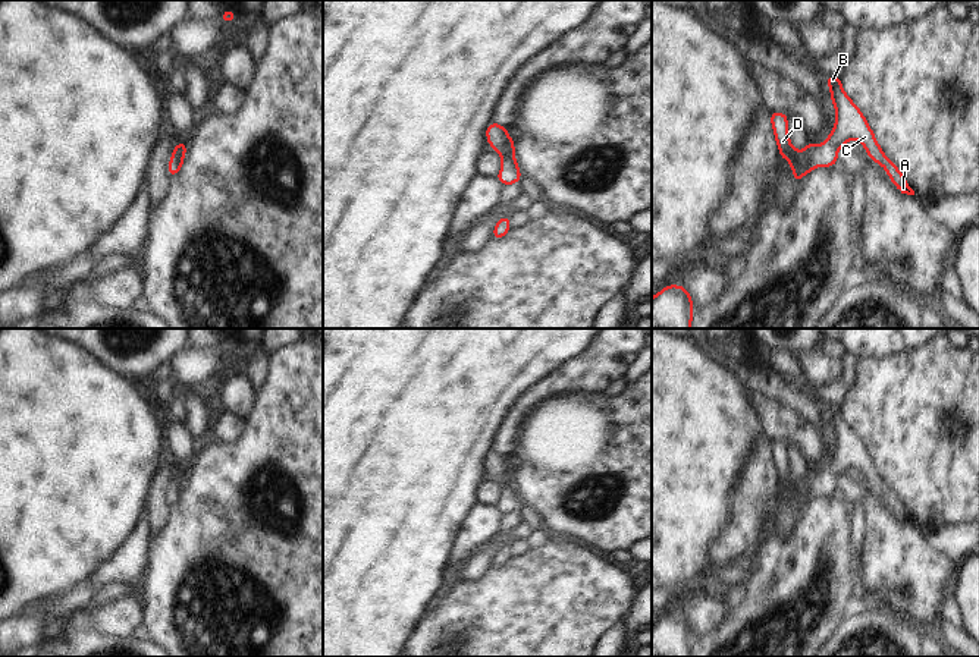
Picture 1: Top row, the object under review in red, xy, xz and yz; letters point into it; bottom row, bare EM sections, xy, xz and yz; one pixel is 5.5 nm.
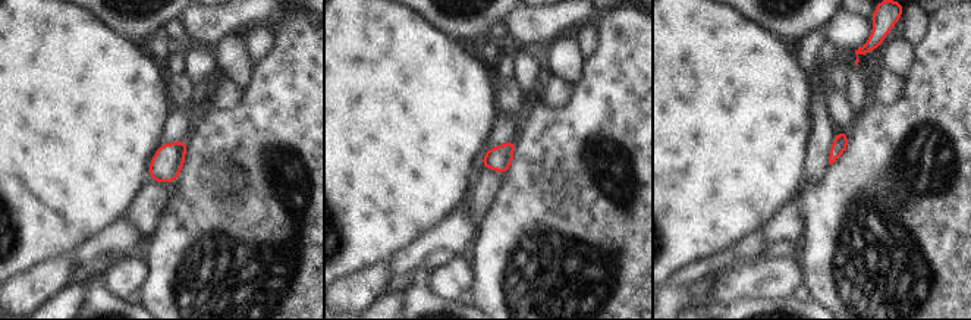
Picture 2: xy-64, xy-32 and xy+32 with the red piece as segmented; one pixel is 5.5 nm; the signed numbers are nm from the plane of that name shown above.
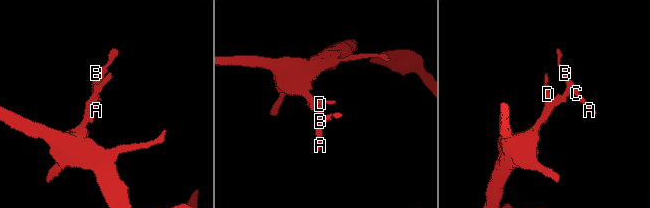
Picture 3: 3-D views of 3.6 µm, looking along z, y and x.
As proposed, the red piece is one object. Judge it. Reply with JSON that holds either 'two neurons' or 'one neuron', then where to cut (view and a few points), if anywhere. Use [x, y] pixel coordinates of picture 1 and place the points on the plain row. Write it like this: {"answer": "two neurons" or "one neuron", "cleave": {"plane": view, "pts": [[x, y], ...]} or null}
{"answer": "one neuron", "cleave": null}

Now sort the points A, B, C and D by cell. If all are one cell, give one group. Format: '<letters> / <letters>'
A B C D

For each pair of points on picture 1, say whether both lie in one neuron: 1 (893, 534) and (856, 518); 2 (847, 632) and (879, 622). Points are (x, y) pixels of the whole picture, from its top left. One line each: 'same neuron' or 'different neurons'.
1: different neurons
2: same neuron

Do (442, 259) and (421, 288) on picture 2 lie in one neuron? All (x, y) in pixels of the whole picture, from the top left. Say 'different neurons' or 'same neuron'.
same neuron

